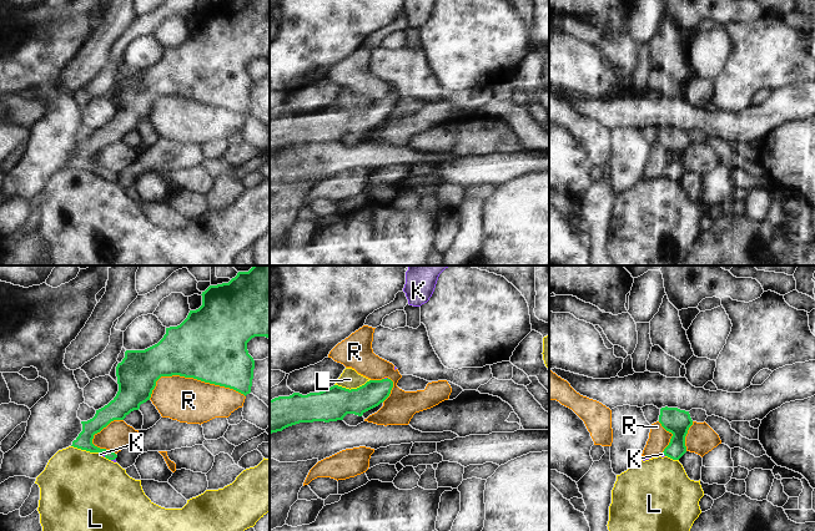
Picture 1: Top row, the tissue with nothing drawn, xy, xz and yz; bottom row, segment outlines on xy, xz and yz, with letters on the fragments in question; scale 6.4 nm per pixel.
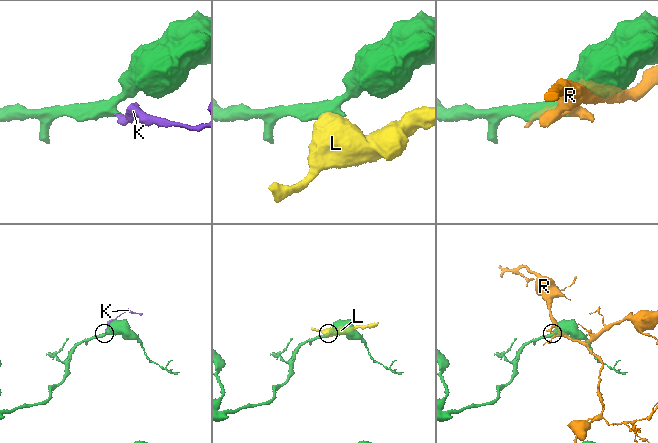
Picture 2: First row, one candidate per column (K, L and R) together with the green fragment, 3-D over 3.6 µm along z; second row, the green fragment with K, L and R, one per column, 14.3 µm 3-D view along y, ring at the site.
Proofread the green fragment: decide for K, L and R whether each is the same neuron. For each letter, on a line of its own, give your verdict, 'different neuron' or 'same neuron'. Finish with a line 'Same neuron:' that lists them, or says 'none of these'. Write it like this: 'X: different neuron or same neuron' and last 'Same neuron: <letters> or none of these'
K: same neuron
L: different neuron
R: different neuron
Same neuron: K

